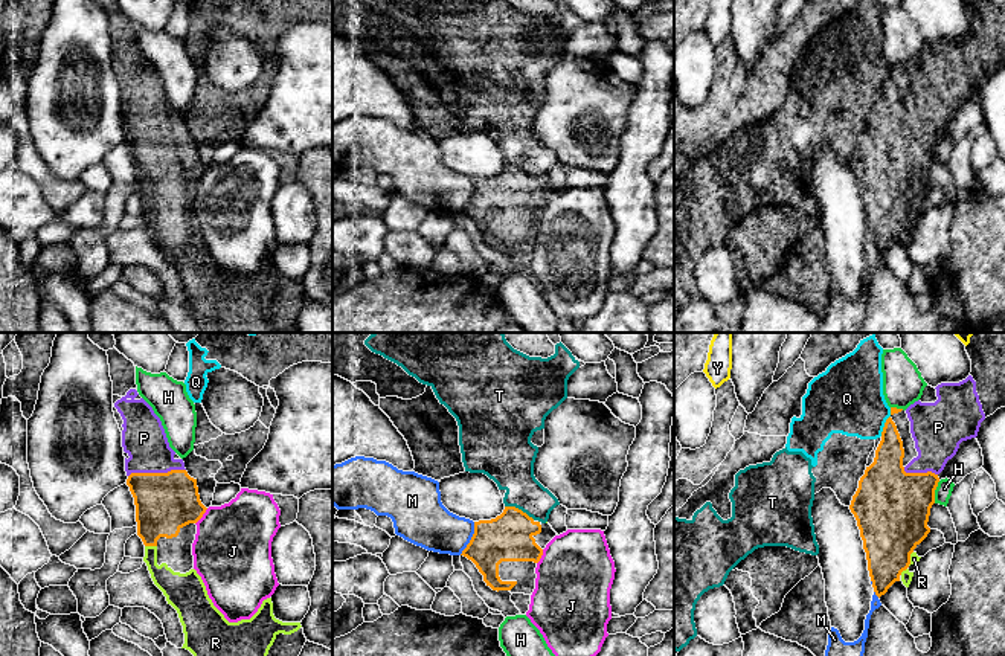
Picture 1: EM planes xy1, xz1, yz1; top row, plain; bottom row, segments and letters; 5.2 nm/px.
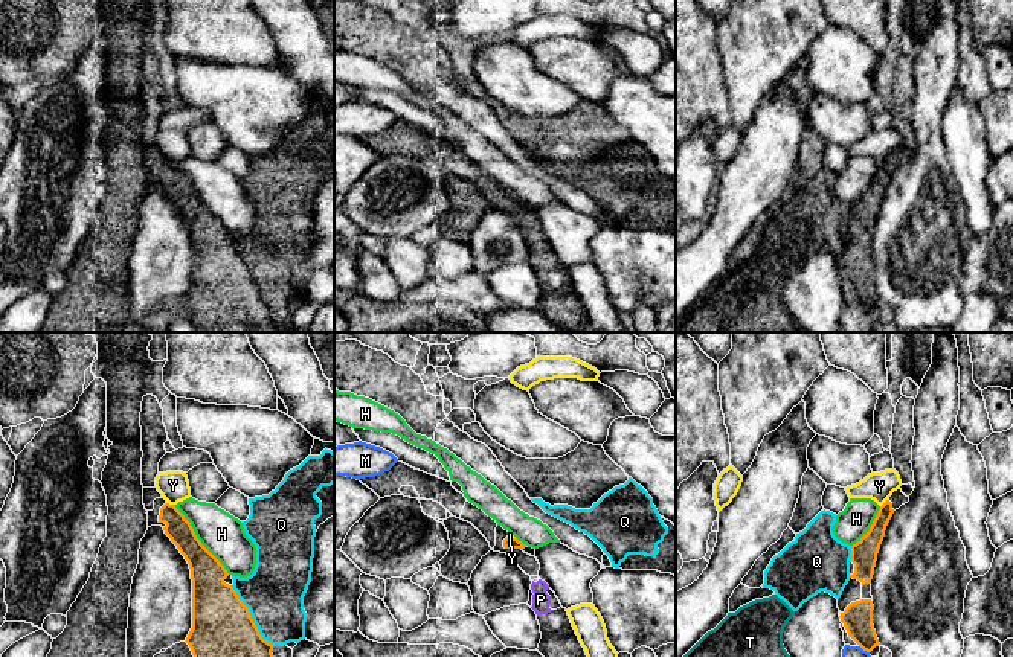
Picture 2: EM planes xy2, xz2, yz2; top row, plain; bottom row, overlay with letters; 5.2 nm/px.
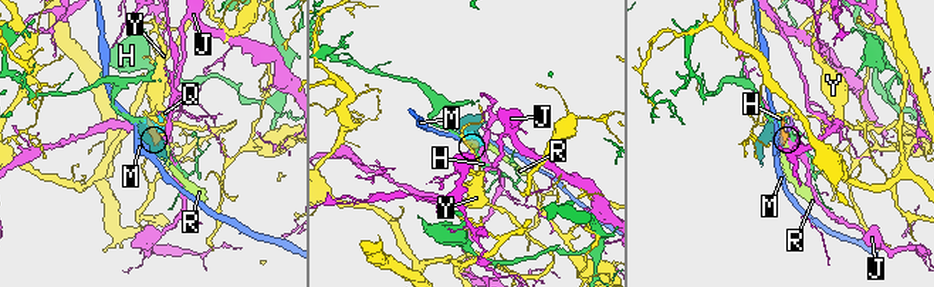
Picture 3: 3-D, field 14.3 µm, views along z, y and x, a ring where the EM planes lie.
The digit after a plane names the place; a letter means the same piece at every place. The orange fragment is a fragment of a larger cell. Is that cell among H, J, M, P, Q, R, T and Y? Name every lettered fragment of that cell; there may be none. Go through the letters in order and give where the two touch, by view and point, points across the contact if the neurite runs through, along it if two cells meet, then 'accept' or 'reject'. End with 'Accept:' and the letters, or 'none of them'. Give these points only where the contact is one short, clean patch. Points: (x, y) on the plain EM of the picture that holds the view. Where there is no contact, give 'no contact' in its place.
H: xy2 (199, 198) | reject
J: xy1 (202, 174) | along xy1 (208, 167), (195, 182) | reject
M: xz1 (471, 197) | reject
P: xy1 (156, 131) | accept
Q: xy2 (250, 276) | reject
R: xy1 (151, 203) | accept
T: xz1 (520, 168) | along xz1 (505, 164), (514, 164), (534, 177) | reject
Y: xy2 (171, 163) | along xy2 (167, 160), (174, 163) | reject
Accept: P, R

